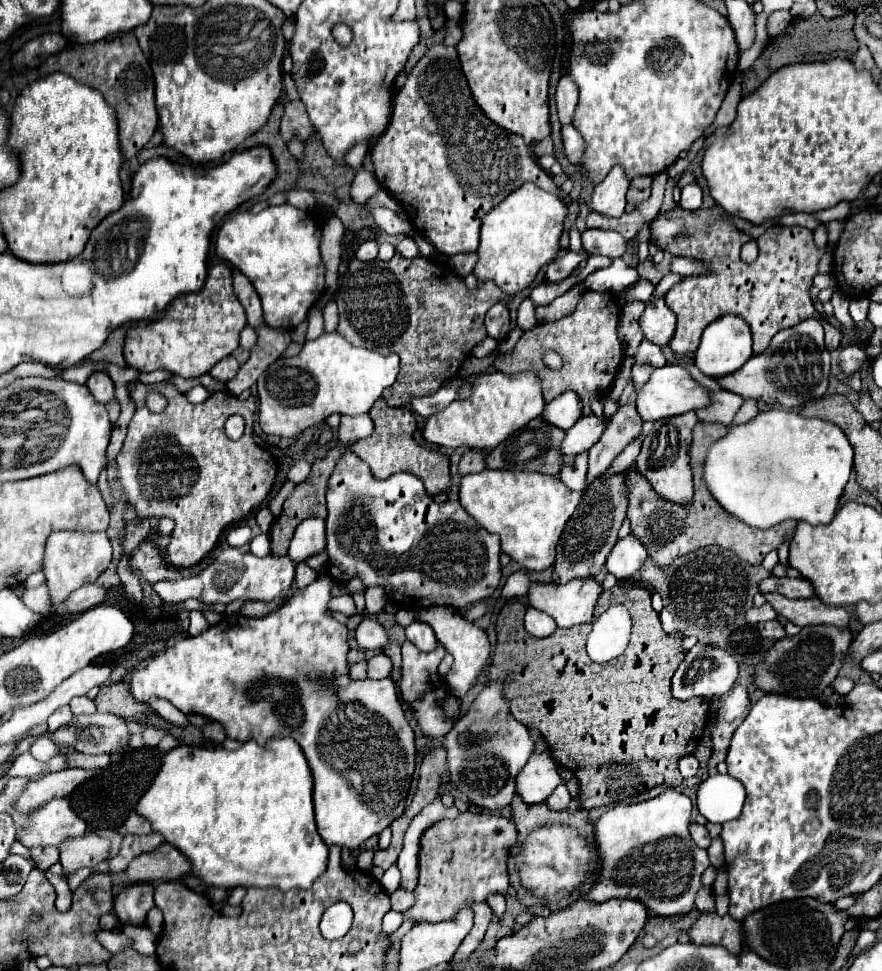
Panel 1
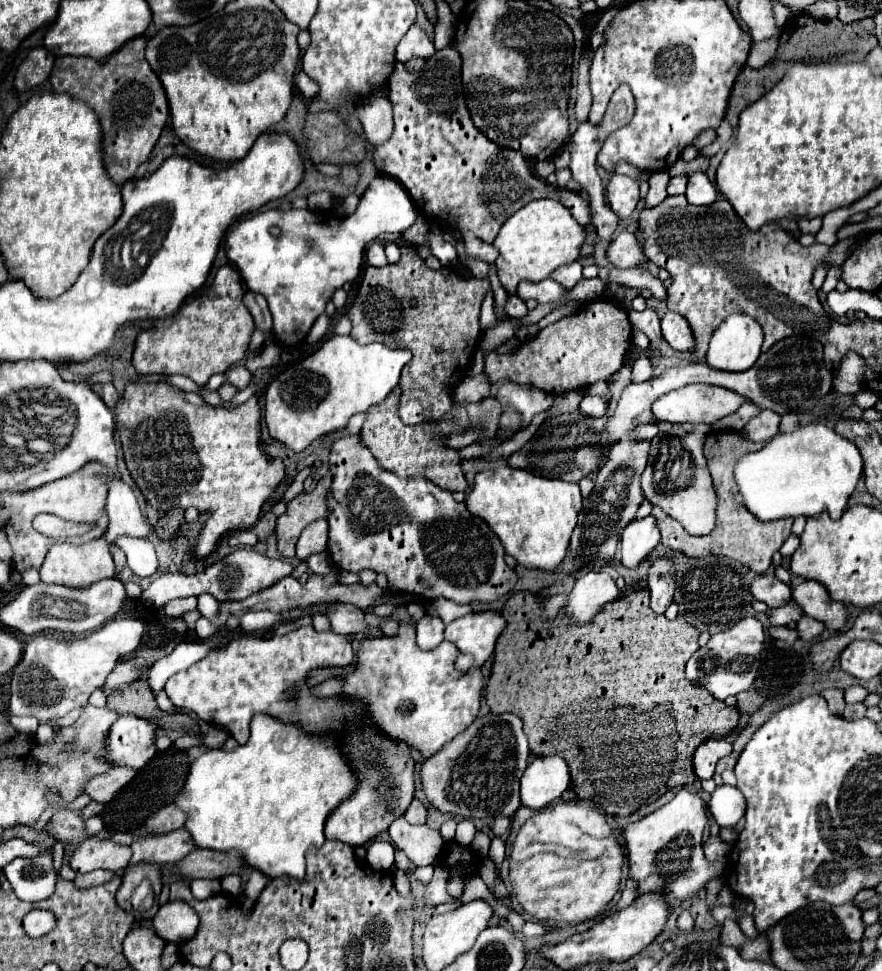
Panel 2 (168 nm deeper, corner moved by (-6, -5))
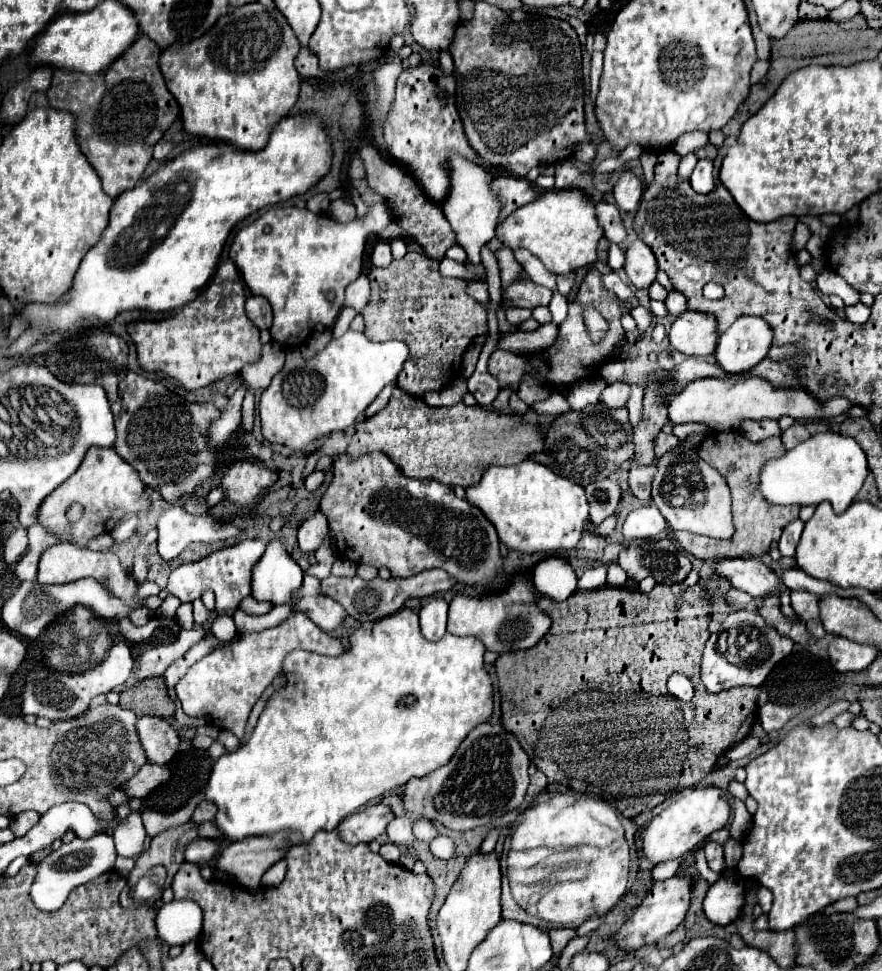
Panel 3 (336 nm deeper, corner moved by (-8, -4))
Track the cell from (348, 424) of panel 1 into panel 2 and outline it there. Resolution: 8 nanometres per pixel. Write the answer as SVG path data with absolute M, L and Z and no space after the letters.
M343 436L335 440L331 448L331 474L333 484L327 494L329 502L329 544L327 550L339 570L361 572L373 570L385 574L389 588L395 592L413 592L425 600L435 600L439 596L453 600L457 604L471 602L495 602L509 594L517 582L517 574L505 564L505 550L495 536L495 532L485 524L485 520L473 516L463 502L455 502L451 492L435 486L427 478L399 478L383 470L367 446L363 446L361 436Z

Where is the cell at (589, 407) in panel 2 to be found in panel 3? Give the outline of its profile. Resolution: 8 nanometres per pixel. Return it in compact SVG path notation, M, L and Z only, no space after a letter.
M617 381L611 383L603 393L601 393L601 403L609 405L609 407L625 407L625 403L629 401L629 383L625 381Z

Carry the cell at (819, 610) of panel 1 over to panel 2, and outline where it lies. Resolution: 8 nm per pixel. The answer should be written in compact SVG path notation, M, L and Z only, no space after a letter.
M761 576L757 580L753 580L751 584L751 594L765 602L769 608L781 608L791 604L791 594L789 594L789 586L779 582L775 576Z

